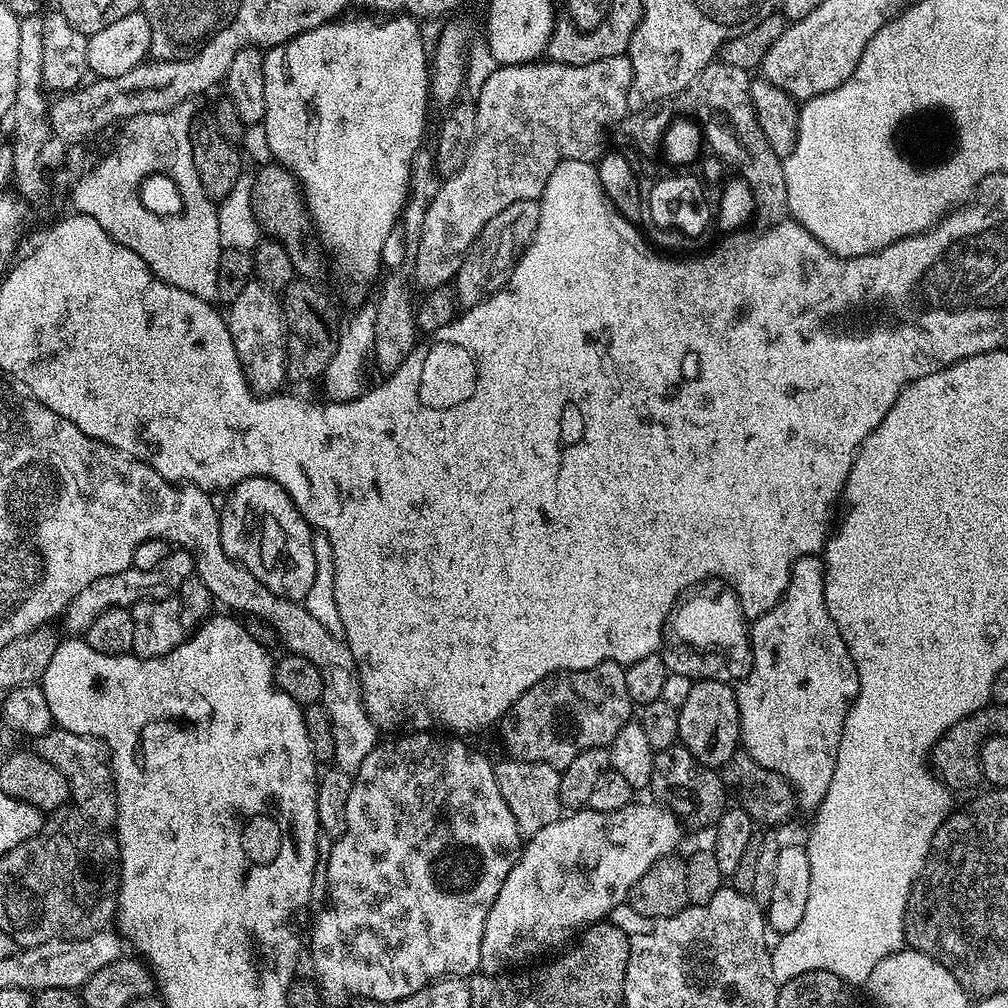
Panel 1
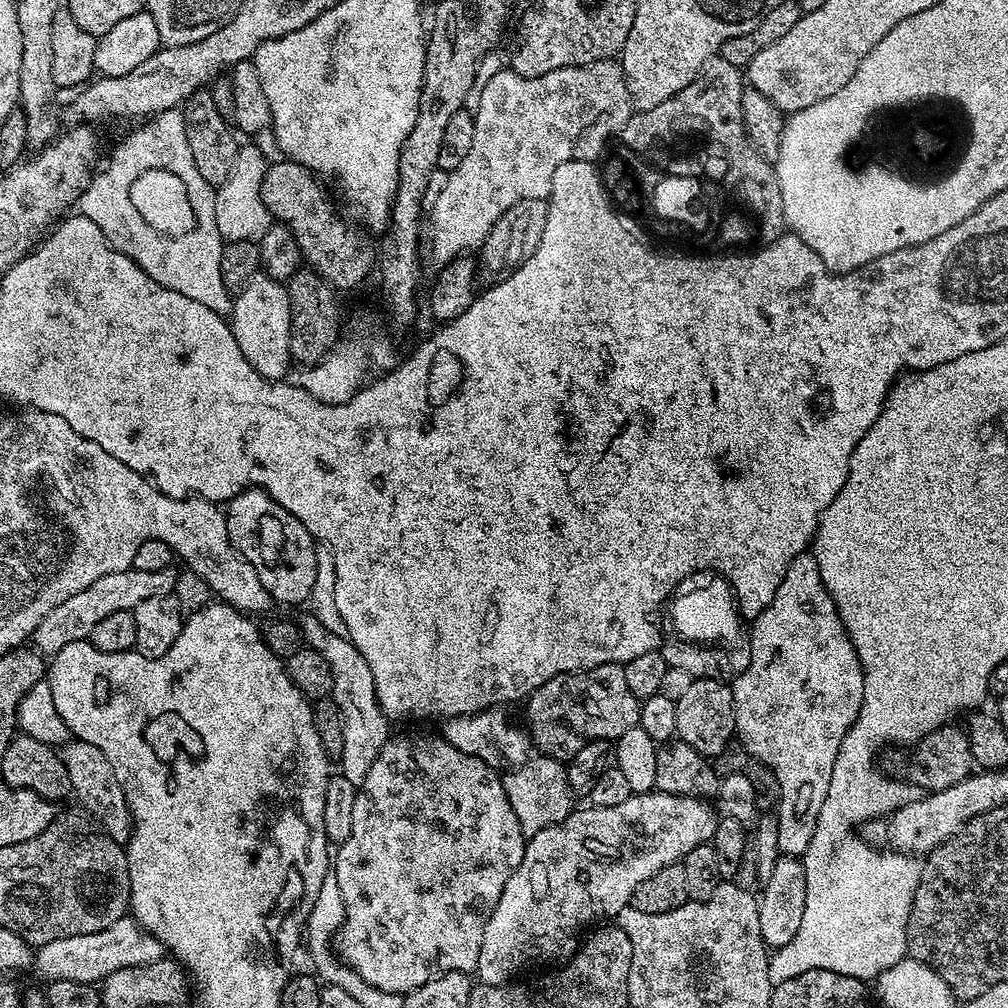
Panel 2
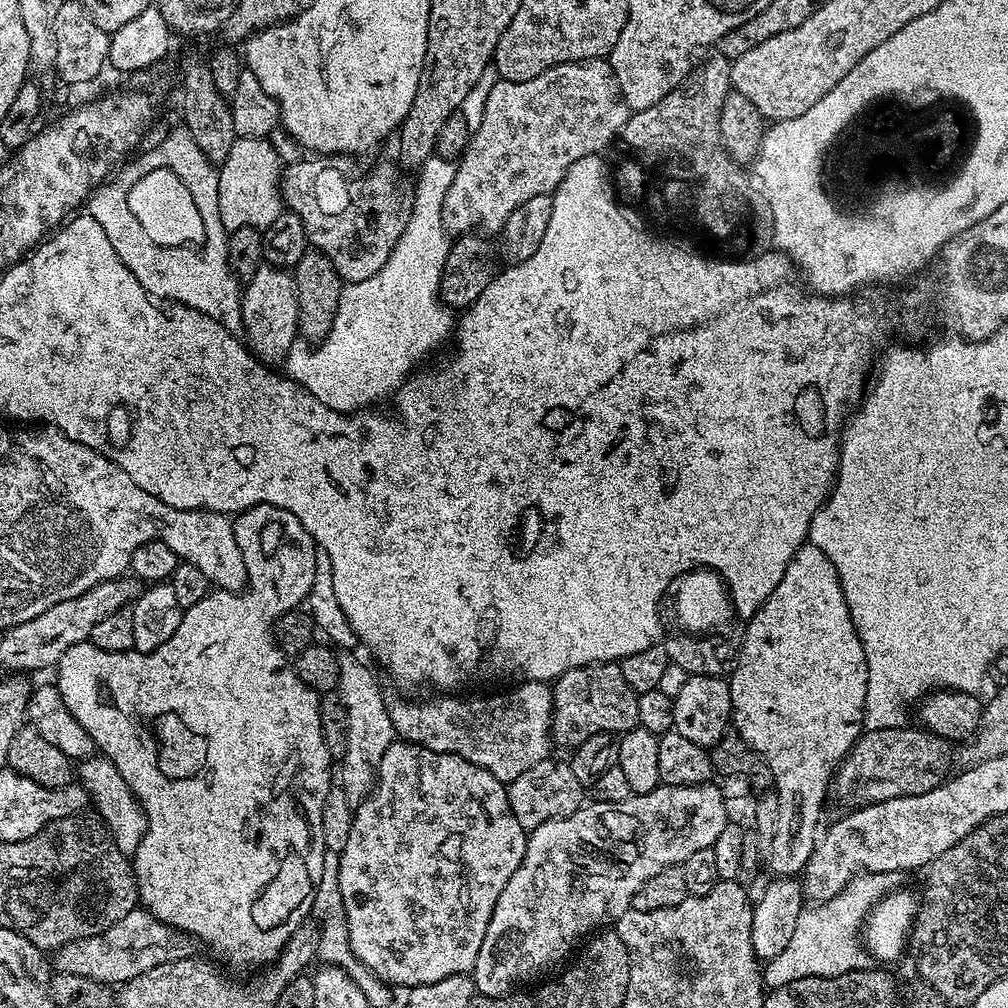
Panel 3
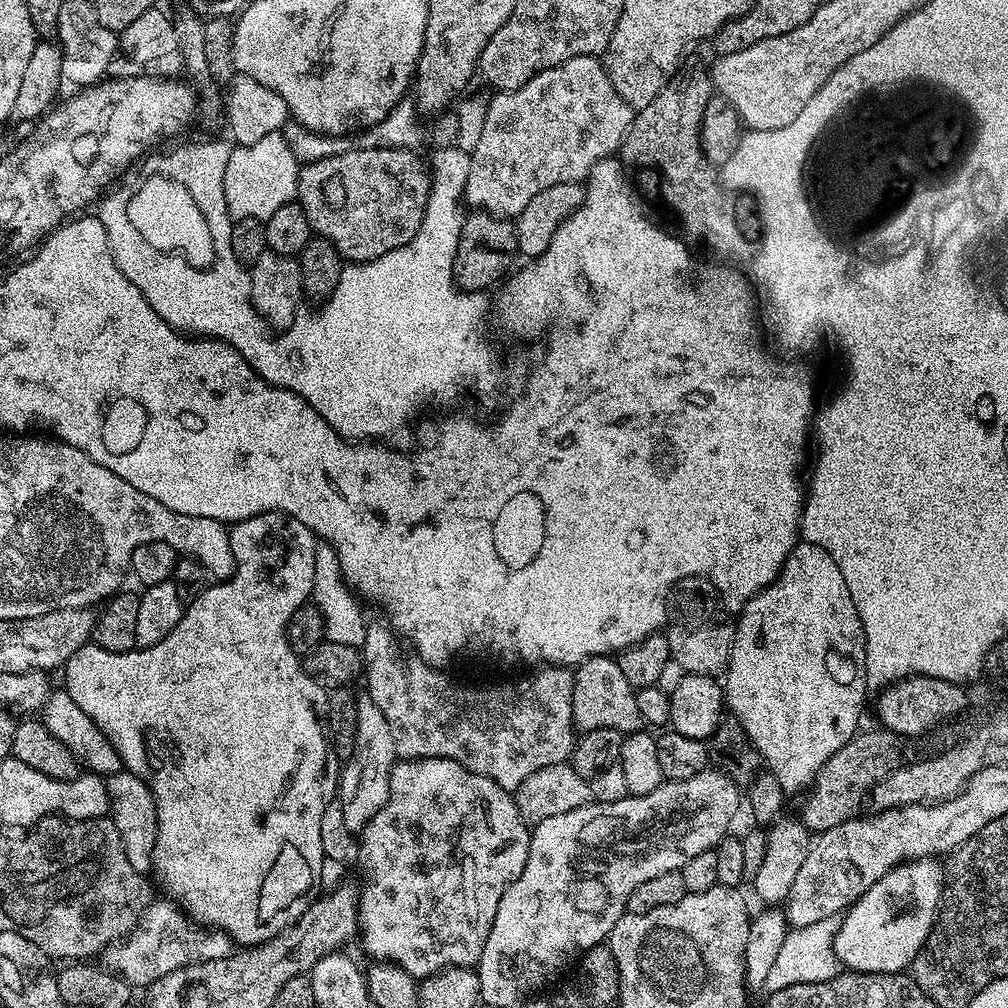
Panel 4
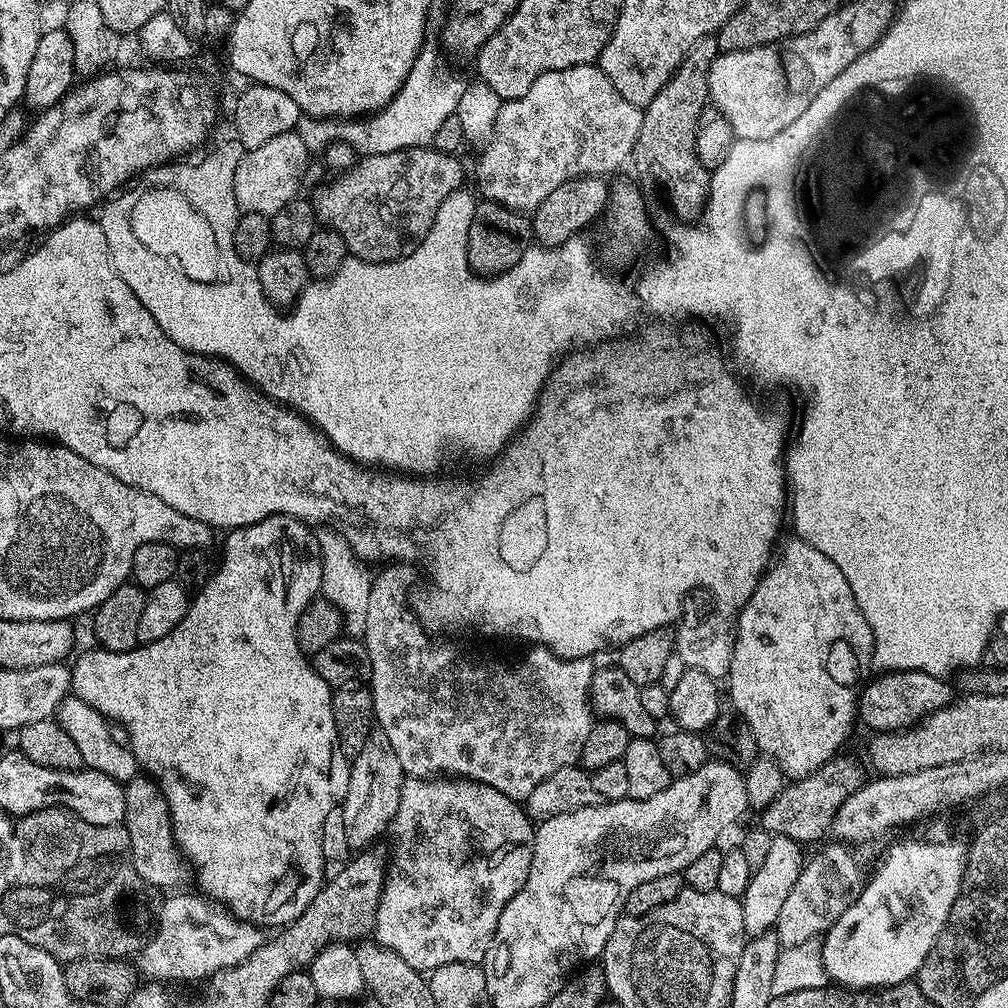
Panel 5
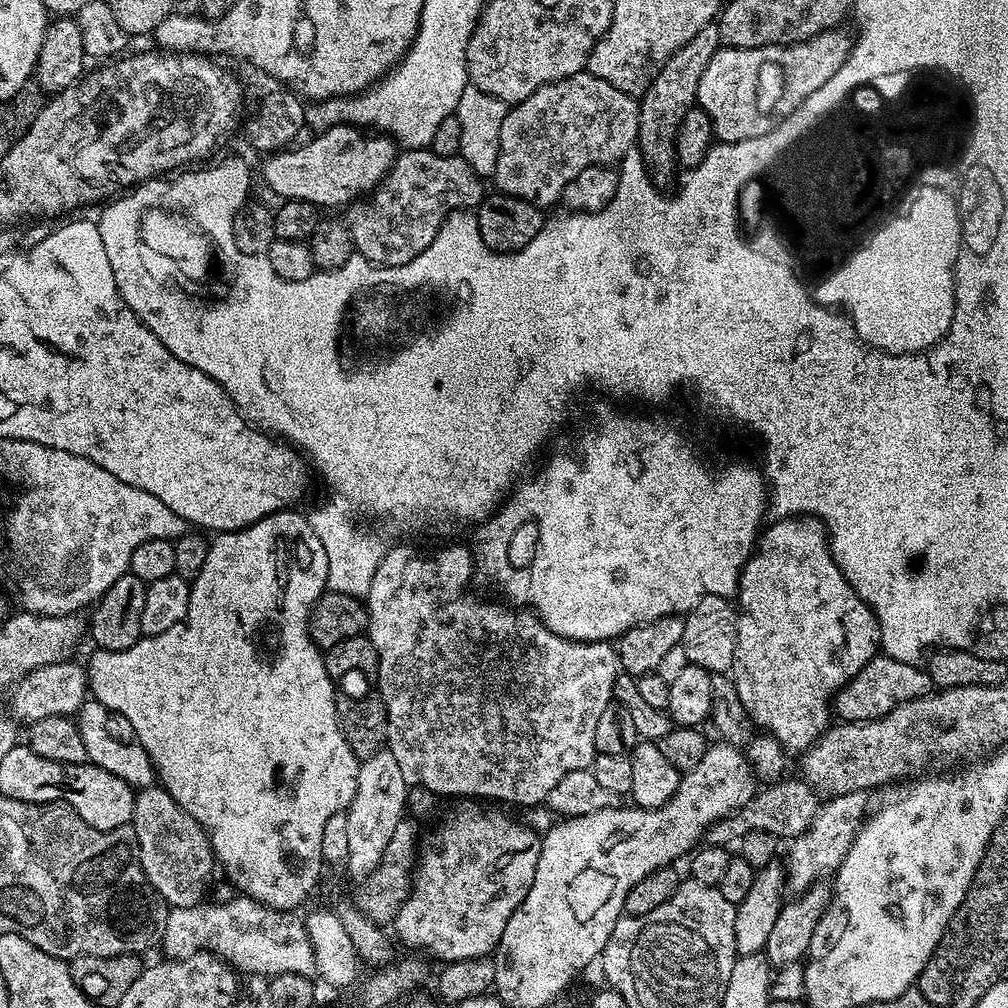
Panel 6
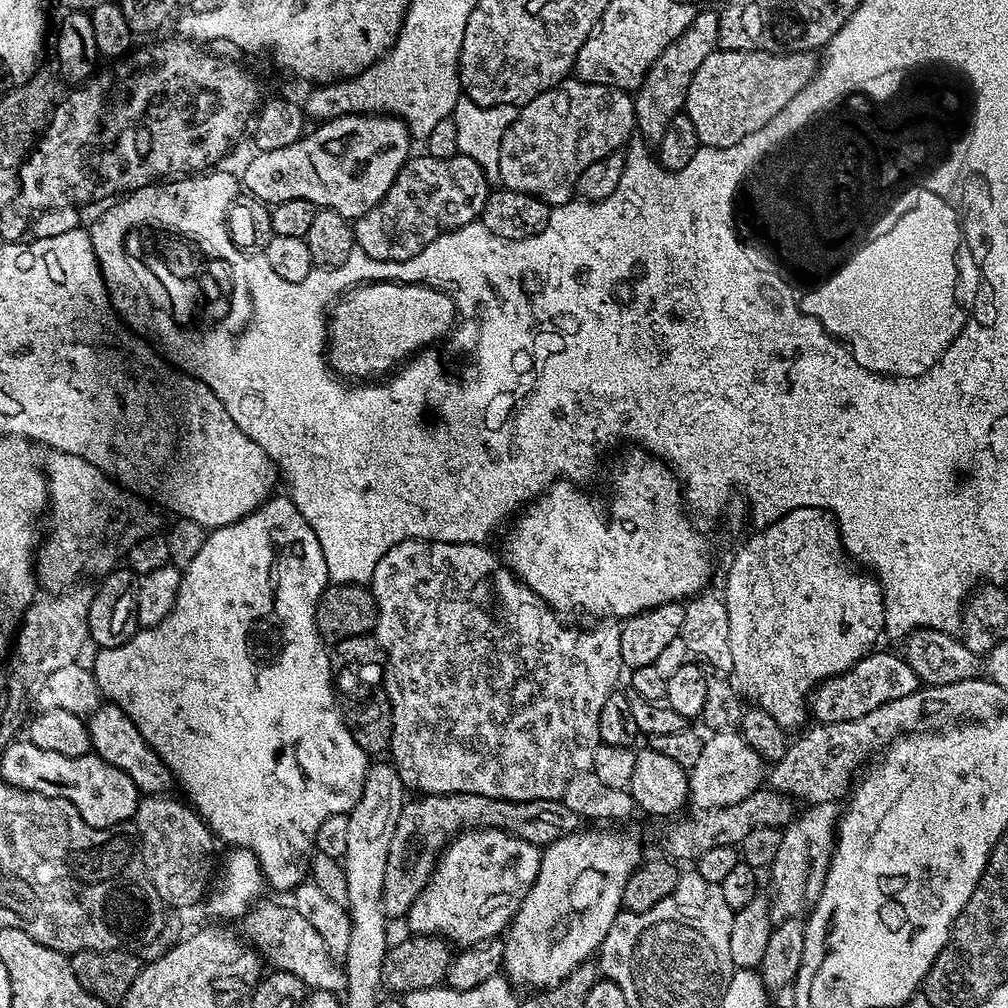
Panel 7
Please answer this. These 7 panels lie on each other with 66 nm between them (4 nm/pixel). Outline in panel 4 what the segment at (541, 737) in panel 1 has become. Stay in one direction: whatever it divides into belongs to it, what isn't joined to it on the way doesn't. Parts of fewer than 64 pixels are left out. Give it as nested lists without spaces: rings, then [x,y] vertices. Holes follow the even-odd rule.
[[[611,655],[591,656],[575,669],[572,681],[572,723],[581,733],[595,728],[613,728],[627,734],[645,727],[642,713],[638,710],[636,689],[626,682],[622,666]]]

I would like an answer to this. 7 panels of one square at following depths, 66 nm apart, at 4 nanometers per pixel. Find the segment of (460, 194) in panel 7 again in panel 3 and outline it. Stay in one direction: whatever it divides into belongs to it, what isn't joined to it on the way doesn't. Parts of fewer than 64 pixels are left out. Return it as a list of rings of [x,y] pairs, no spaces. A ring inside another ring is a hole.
[[[348,154],[308,159],[312,160],[301,158],[283,169],[280,177],[283,207],[298,214],[309,245],[330,258],[341,281],[353,284],[378,274],[402,238],[410,215],[410,200],[406,192],[404,196],[397,165],[380,164],[363,172]]]

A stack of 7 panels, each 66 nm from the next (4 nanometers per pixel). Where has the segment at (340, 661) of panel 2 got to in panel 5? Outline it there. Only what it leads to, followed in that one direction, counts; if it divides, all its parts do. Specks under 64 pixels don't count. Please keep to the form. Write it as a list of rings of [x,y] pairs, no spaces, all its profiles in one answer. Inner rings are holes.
[[[374,730],[366,738],[362,750],[350,760],[350,786],[346,790],[344,803],[339,805],[342,823],[346,826],[346,842],[349,849],[364,850],[389,831],[392,815],[398,810],[400,787],[404,785],[406,774],[390,738],[379,730]]]

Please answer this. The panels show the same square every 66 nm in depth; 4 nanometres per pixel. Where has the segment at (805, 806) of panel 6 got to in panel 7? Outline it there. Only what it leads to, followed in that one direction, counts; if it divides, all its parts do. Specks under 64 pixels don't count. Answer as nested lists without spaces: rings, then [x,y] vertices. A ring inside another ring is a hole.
[[[752,790],[749,796],[741,800],[726,802],[720,808],[711,808],[705,812],[697,811],[696,816],[688,816],[685,820],[677,819],[660,836],[660,848],[665,857],[673,861],[688,860],[694,862],[702,858],[702,854],[714,850],[714,846],[739,846],[742,838],[750,834],[758,826],[770,826],[781,830],[788,827],[797,815],[798,808],[791,796],[784,796],[780,792]]]

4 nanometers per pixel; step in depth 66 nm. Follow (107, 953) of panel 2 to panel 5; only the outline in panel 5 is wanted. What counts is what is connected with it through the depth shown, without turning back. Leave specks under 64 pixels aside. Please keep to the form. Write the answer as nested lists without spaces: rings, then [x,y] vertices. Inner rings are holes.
[[[172,894],[168,901],[164,905],[159,905],[158,908],[158,927],[147,937],[146,943],[143,948],[140,949],[138,953],[138,959],[140,959],[140,964],[138,963],[138,972],[141,977],[147,978],[152,982],[169,982],[168,980],[198,980],[202,976],[205,978],[211,977],[213,974],[220,972],[223,968],[233,968],[238,966],[242,962],[246,962],[250,958],[250,954],[254,954],[259,948],[266,942],[266,936],[263,936],[261,929],[257,925],[252,924],[248,920],[239,920],[234,913],[229,910],[223,903],[209,900],[203,895],[195,894],[196,896],[180,896],[184,894]]]

